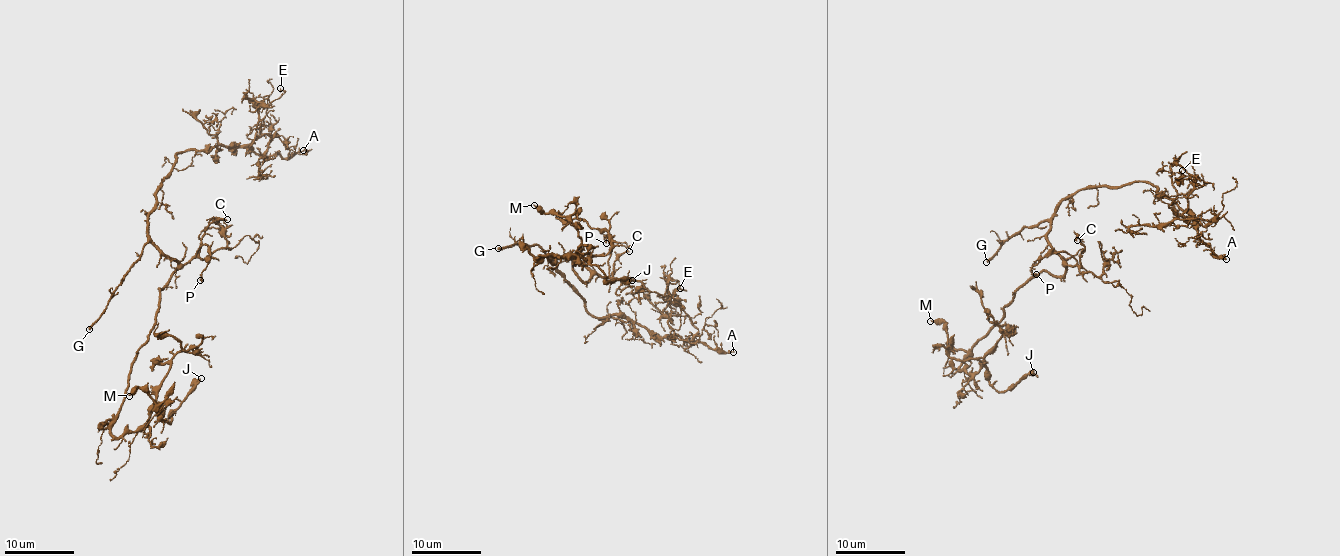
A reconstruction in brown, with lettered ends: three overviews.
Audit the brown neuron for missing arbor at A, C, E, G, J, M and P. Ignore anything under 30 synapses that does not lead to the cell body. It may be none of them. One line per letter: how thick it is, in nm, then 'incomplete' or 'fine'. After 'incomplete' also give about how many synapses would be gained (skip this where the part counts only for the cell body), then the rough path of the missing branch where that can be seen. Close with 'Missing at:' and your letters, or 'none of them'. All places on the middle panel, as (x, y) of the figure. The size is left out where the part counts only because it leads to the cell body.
A: calibre 150 nm; fine
C: calibre 160 nm; fine
E: calibre 130 nm; fine
G: calibre 240 nm; incomplete
J: calibre 340 nm; fine
M: calibre 280 nm; fine
P: calibre 150 nm; fine
Missing at: G

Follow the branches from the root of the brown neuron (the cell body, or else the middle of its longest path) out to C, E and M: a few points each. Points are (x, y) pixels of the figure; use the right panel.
C: (1065, 270), (1067, 264), (1073, 266), (1080, 261), (1083, 244), (1076, 237), (1077, 240)
E: (1065, 270), (1047, 231), (1060, 201), (1140, 181), (1192, 223), (1183, 216), (1189, 181), (1174, 177), (1182, 170)
M: (1065, 270), (1040, 271), (1015, 291), (962, 363), (969, 376), (981, 361), (951, 357), (944, 324), (930, 321)

